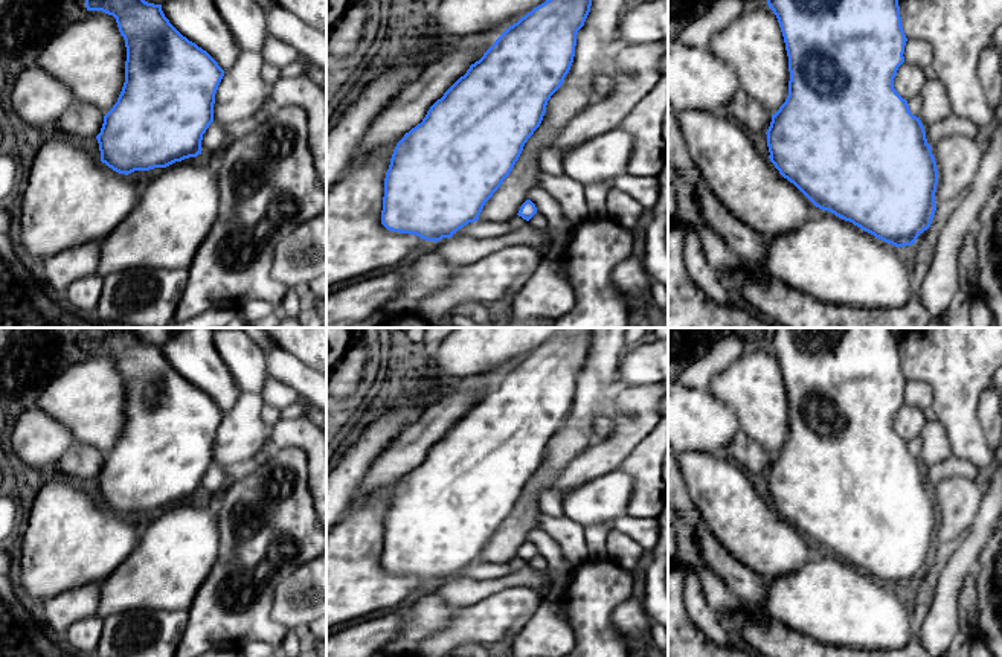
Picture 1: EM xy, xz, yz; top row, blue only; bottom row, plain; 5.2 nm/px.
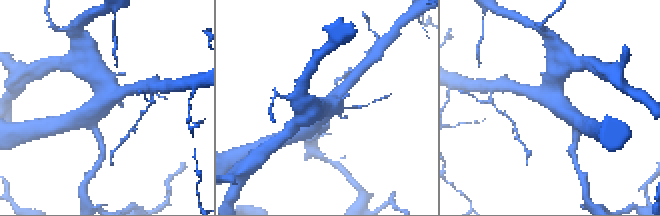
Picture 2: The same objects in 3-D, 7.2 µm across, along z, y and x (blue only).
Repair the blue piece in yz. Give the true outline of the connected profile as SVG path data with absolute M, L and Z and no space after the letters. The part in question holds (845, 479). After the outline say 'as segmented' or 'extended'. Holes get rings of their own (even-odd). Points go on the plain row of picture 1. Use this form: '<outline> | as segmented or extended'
M776 328L769 337L767 346L778 360L790 413L788 437L779 451L772 456L772 463L766 474L770 503L779 515L793 524L816 549L828 552L895 588L915 585L917 579L930 569L936 552L935 534L938 511L920 459L909 453L907 442L894 430L897 412L904 404L903 395L907 383L901 367L897 335L894 335L889 328Z | as segmented

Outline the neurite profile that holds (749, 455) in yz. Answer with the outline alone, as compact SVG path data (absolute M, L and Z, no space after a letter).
M738 431L727 444L724 456L747 473L756 474L767 474L772 463L772 454L743 431Z

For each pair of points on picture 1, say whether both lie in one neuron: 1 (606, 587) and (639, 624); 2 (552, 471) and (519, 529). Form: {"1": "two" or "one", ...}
{"1": "two", "2": "one"}

